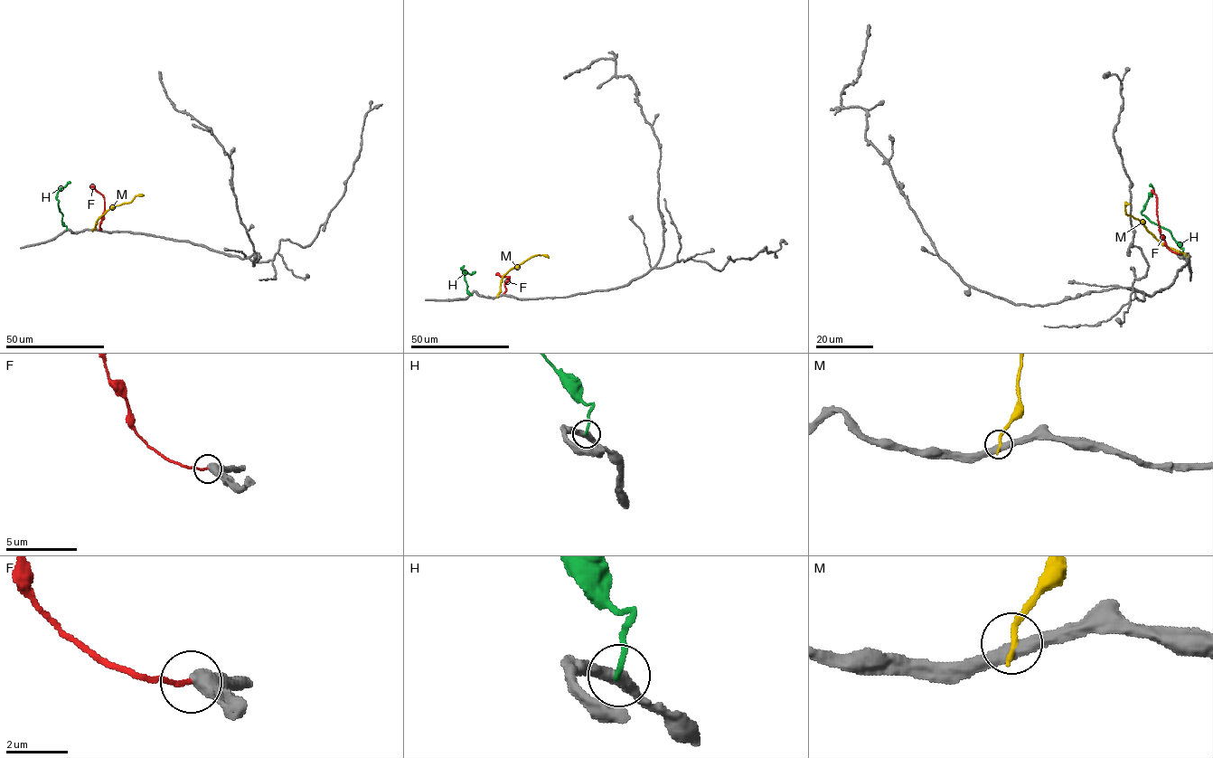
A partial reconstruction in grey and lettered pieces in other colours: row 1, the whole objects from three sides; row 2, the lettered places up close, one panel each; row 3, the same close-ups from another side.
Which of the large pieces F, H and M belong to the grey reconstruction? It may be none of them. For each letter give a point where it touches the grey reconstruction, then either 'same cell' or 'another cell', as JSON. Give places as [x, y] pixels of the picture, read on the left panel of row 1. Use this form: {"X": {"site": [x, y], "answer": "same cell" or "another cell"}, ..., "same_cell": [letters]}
{"F": {"site": [99, 230], "answer": "same cell"}, "H": {"site": [67, 230], "answer": "another cell"}, "M": {"site": [92, 230], "answer": "another cell"}, "same_cell": ["F"]}

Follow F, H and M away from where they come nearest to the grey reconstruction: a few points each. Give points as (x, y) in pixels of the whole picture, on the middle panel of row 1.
F: (504, 293), (510, 277), (496, 273)
H: (472, 294), (466, 290), (463, 265), (462, 268), (471, 274), (475, 271)
M: (497, 296), (501, 279), (511, 269), (535, 255), (549, 258)

